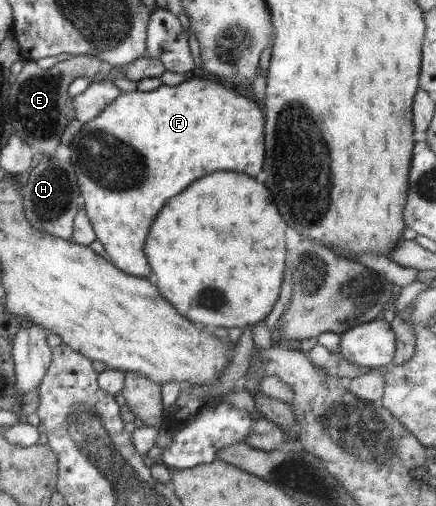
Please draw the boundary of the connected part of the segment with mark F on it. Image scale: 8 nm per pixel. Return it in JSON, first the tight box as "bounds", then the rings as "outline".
{"bounds":[68,75,264,278],"outline":[[[191,75],[177,86],[161,83],[160,87],[148,92],[137,89],[121,92],[94,119],[81,123],[76,137],[72,137],[68,144],[69,159],[74,159],[74,163],[70,164],[74,167],[78,191],[84,201],[82,208],[92,225],[95,239],[102,244],[111,265],[128,276],[146,278],[150,275],[150,267],[143,252],[150,223],[162,205],[186,189],[188,183],[212,171],[236,171],[250,177],[258,175],[264,159],[262,125],[262,111],[256,103],[232,89],[226,89],[222,84]]]}

